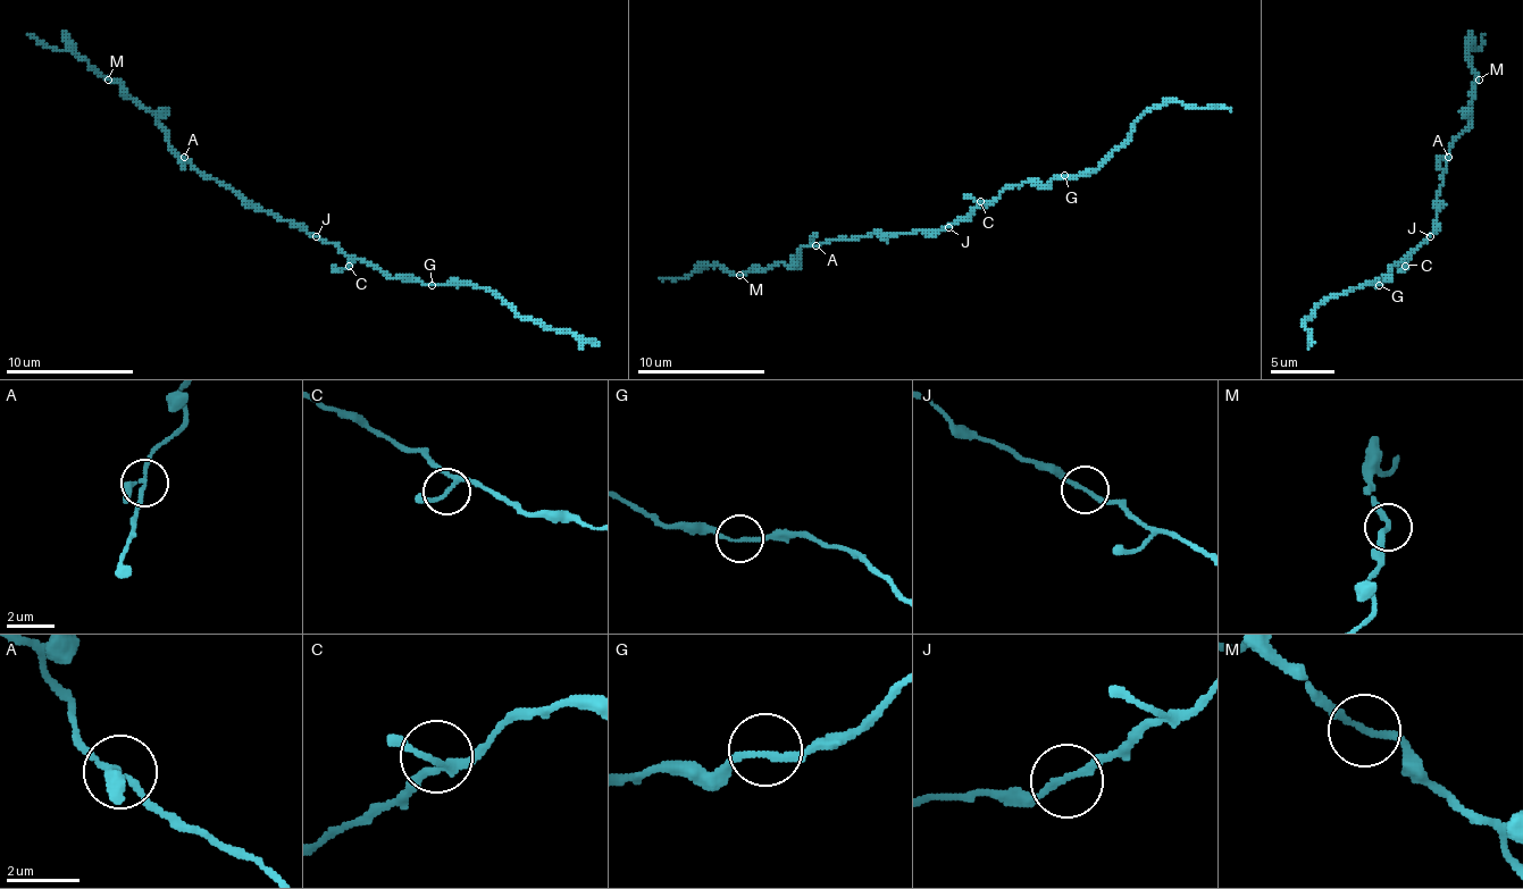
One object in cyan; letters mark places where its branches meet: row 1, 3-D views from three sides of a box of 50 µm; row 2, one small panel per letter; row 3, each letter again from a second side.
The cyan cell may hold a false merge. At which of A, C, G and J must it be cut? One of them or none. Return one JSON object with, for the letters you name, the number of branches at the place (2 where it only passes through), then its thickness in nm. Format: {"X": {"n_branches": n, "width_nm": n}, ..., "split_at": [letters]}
{"split_at": []}

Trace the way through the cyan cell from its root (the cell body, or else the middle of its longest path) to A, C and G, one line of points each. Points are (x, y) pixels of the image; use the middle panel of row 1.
A: (938, 231), (868, 233), (848, 240), (829, 240), (817, 246)
C: (938, 231), (964, 220), (980, 201)
G: (938, 231), (968, 217), (1006, 189), (1026, 182), (1047, 185), (1064, 175)

